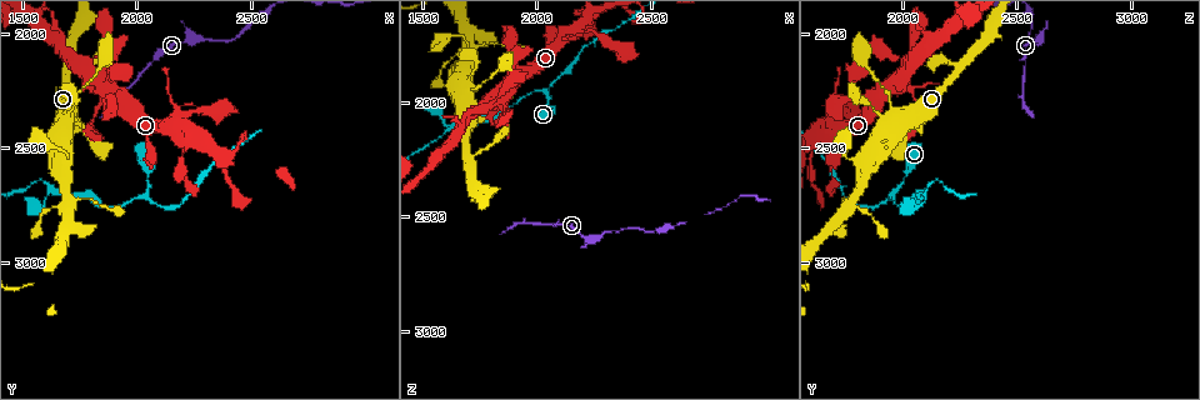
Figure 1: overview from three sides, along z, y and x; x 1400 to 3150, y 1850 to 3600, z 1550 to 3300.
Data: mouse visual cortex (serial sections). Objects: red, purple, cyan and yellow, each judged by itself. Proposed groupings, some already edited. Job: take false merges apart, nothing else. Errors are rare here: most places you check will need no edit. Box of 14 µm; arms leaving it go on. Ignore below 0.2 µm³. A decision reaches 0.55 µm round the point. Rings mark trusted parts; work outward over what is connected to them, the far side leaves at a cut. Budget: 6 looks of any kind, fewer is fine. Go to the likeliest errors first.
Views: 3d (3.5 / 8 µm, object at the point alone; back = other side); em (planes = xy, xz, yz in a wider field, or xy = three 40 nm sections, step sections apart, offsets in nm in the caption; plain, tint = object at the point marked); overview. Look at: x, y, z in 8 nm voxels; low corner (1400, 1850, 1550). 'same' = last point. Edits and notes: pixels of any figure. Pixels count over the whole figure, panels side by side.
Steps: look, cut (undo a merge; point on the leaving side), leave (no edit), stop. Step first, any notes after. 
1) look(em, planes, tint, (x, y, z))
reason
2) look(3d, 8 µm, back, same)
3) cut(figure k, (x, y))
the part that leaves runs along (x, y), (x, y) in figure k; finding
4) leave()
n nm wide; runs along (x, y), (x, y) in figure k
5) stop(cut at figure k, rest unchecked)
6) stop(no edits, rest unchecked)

look(3d, 3.5 µm, (2030, 2700, 1960))
arms part here

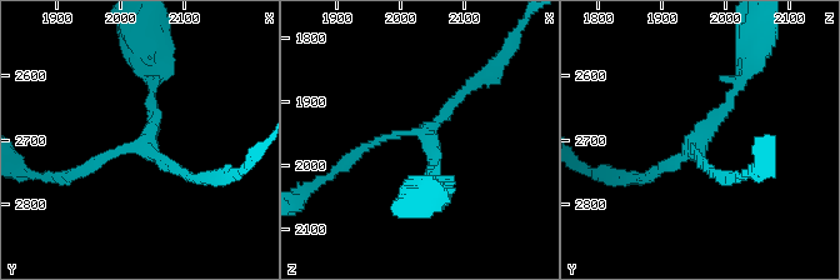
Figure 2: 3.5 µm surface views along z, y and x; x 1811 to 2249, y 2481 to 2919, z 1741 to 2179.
look(em, xy, step 5, tint, (2045, 2705, 1955))
3 arms; arms of 100, 150, 150 nm

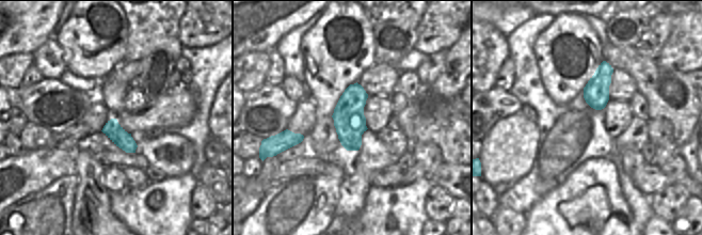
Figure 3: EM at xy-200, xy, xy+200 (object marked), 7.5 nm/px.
look(em, xy, step 1, tint, same)

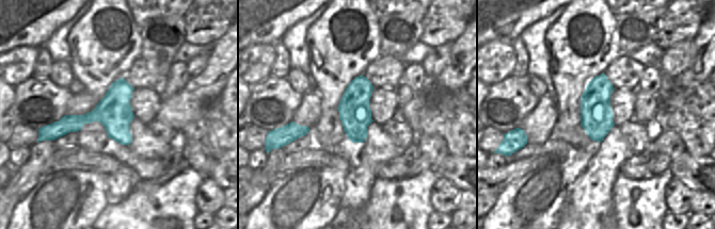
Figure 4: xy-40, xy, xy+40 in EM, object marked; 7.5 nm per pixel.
leave()
one cell here

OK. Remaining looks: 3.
look(3d, 3.5 µm, (1630, 2690, 2100))
sharp bend

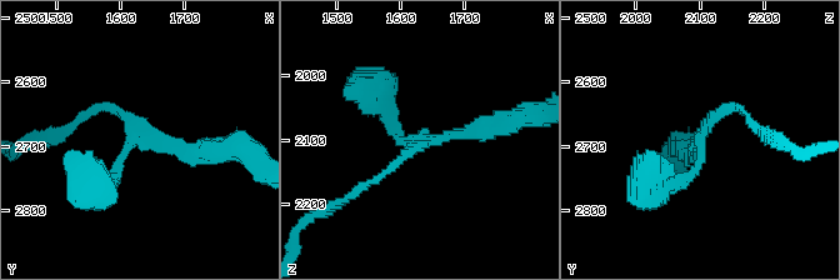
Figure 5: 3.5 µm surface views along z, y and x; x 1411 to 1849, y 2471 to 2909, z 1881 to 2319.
leave()
runs along (221, 149), (144, 134), (105, 184) in figure 5; one cell here

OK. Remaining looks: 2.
look(3d, 3.5 µm, (2330, 2020, 2570))
thick turns thin

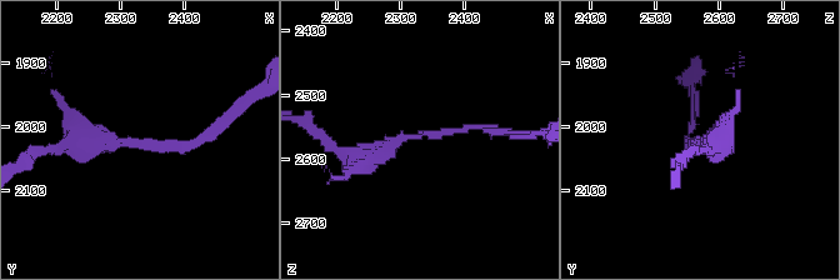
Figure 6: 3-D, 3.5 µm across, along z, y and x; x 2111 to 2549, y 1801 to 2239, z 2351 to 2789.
look(em, xy, step 1, tint, (2330, 2020, 2565))

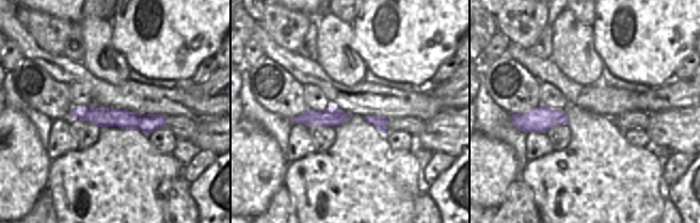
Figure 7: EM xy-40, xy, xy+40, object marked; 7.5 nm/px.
leave()
runs along (74, 111), (130, 121), (163, 118) in figure 7; one cell here

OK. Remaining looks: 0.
stop(no edits, rest unchecked)

